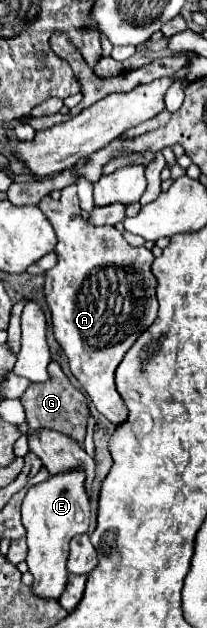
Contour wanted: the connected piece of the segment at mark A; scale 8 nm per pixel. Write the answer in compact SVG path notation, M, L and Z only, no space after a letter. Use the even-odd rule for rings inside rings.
M74 185L62 189L60 201L54 201L50 195L46 195L44 199L40 199L38 207L50 219L58 237L58 245L56 245L58 263L44 273L44 289L42 289L52 315L54 337L60 343L62 351L66 353L70 361L70 369L80 381L82 391L92 399L92 403L104 417L108 417L114 425L118 425L126 421L128 409L116 391L114 371L122 361L122 357L126 355L126 351L154 323L158 315L158 299L156 299L158 281L150 269L154 255L146 247L132 247L116 227L88 225L86 219L82 219L80 215L78 193Z

